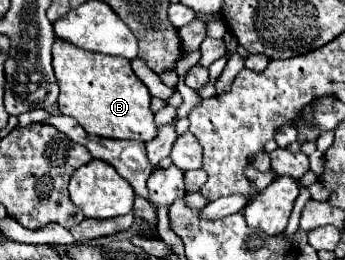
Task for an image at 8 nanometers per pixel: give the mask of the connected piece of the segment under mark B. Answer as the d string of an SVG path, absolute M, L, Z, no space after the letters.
M53 43L53 71L57 77L59 93L59 111L79 121L79 125L89 133L105 139L137 139L147 143L149 139L157 137L157 125L153 121L153 111L149 107L151 95L147 87L137 79L131 69L129 59L111 57L111 55L97 55L91 51L81 51L77 47L69 47L69 43Z

